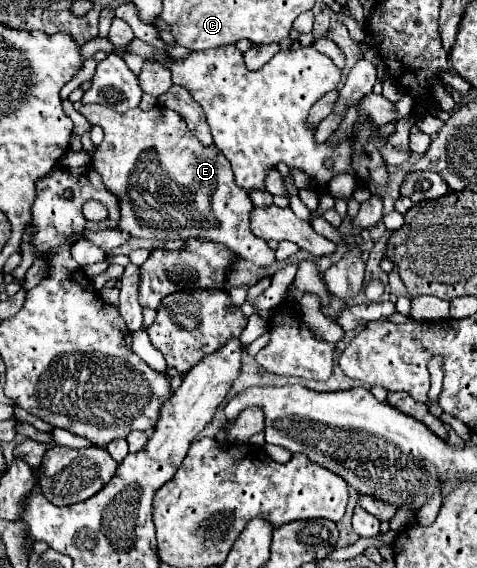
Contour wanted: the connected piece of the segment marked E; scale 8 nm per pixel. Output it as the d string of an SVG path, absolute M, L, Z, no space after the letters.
M86 104L78 110L88 122L94 122L102 126L104 140L92 154L92 164L96 162L96 172L102 174L104 186L120 196L120 224L118 228L136 236L136 238L148 238L148 240L186 240L186 238L208 238L220 244L226 244L232 252L240 254L244 260L254 262L256 266L272 266L276 262L274 250L268 248L266 240L258 238L250 230L250 212L254 208L248 192L234 182L234 174L230 168L230 162L218 152L218 148L210 146L204 148L198 144L198 140L188 130L184 118L166 108L166 106L154 106L150 110L128 110L124 114L114 112L112 108L98 106L98 104Z

